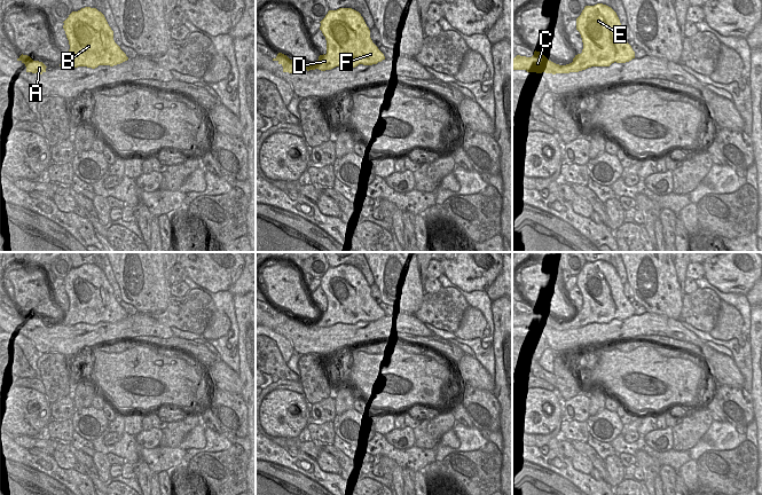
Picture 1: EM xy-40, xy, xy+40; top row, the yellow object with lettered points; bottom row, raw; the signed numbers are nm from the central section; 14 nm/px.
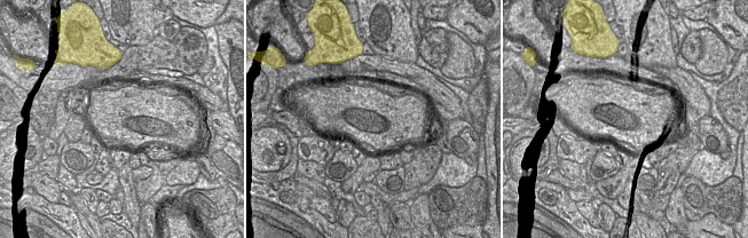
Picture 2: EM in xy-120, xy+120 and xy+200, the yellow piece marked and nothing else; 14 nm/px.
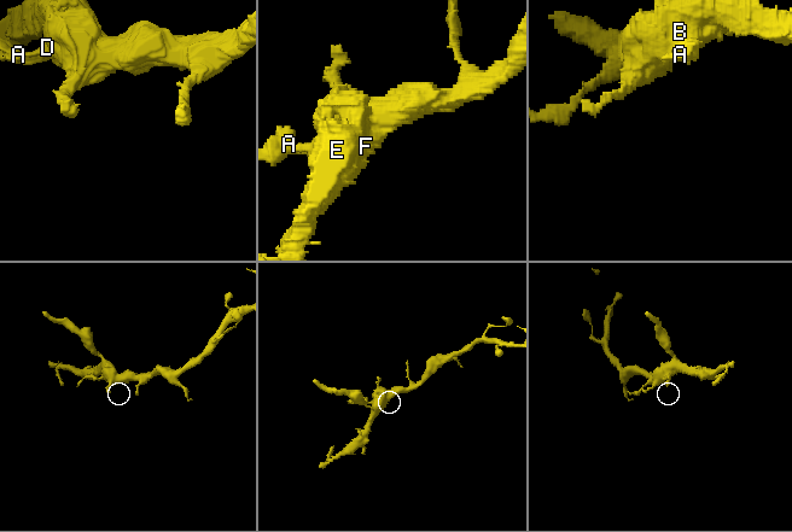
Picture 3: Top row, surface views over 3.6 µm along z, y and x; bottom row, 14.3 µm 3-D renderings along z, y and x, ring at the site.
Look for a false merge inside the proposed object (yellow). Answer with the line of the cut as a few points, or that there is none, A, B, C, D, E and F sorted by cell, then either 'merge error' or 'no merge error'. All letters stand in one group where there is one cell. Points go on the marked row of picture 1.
cut in xy+40 along (567, 64), (571, 71); A C / B D E F; merge error

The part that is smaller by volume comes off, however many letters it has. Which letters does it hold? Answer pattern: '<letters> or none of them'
A, C

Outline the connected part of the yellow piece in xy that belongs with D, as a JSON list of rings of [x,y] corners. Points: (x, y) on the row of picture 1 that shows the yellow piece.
[[[352,8],[329,10],[320,23],[320,30],[327,40],[327,54],[320,55],[319,60],[312,63],[314,70],[325,71],[336,66],[355,68],[359,64],[372,65],[385,60],[384,54],[372,42],[370,30],[359,11]]]

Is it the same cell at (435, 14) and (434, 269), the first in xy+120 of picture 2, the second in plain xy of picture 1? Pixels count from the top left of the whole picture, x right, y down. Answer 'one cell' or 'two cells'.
one cell

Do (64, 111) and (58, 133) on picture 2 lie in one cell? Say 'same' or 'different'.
same

